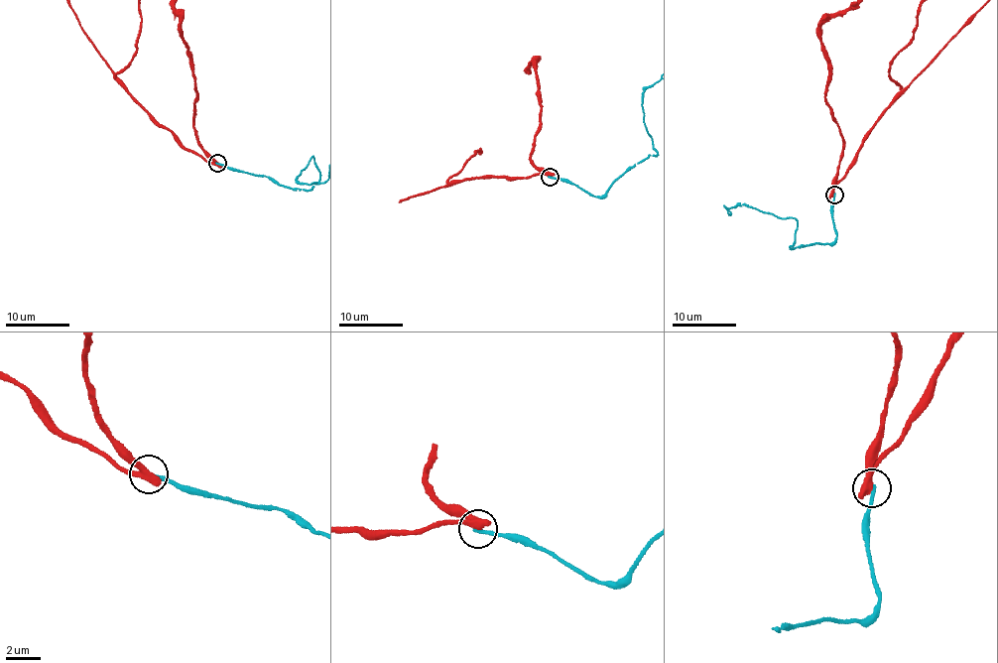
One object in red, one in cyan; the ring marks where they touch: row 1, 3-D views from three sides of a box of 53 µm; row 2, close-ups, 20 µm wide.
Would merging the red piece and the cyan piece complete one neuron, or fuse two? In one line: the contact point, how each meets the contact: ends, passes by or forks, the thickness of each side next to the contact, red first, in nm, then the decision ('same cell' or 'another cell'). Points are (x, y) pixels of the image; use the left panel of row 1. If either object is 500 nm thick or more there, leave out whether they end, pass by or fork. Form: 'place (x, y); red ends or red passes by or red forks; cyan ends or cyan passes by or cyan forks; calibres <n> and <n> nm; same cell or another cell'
place (217, 163); red passes by; cyan ends; calibres 440 and 220 nm; another cell

